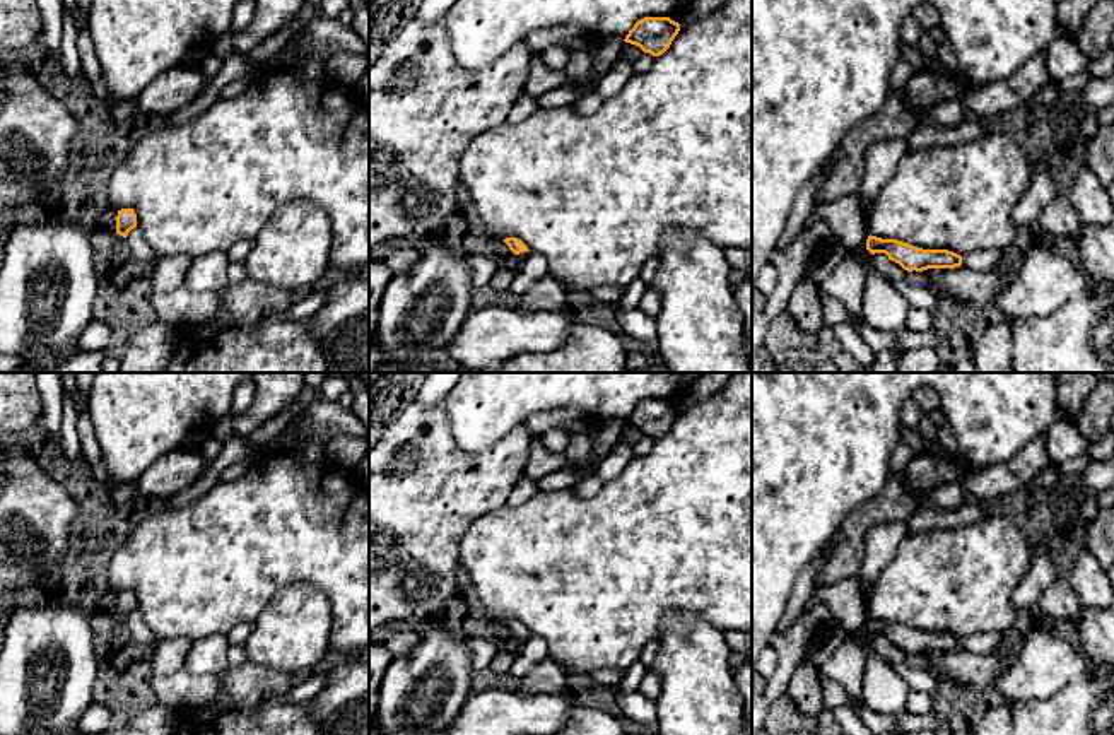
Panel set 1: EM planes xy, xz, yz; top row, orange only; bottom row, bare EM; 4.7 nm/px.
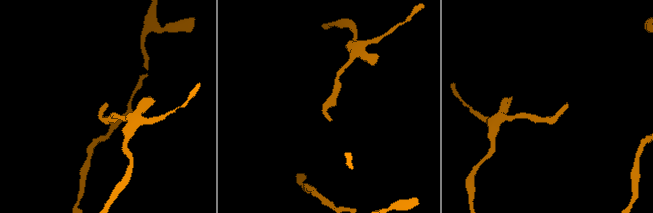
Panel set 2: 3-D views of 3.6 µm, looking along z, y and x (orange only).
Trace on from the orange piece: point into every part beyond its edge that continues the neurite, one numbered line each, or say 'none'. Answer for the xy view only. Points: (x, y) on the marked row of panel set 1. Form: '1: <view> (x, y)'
none

